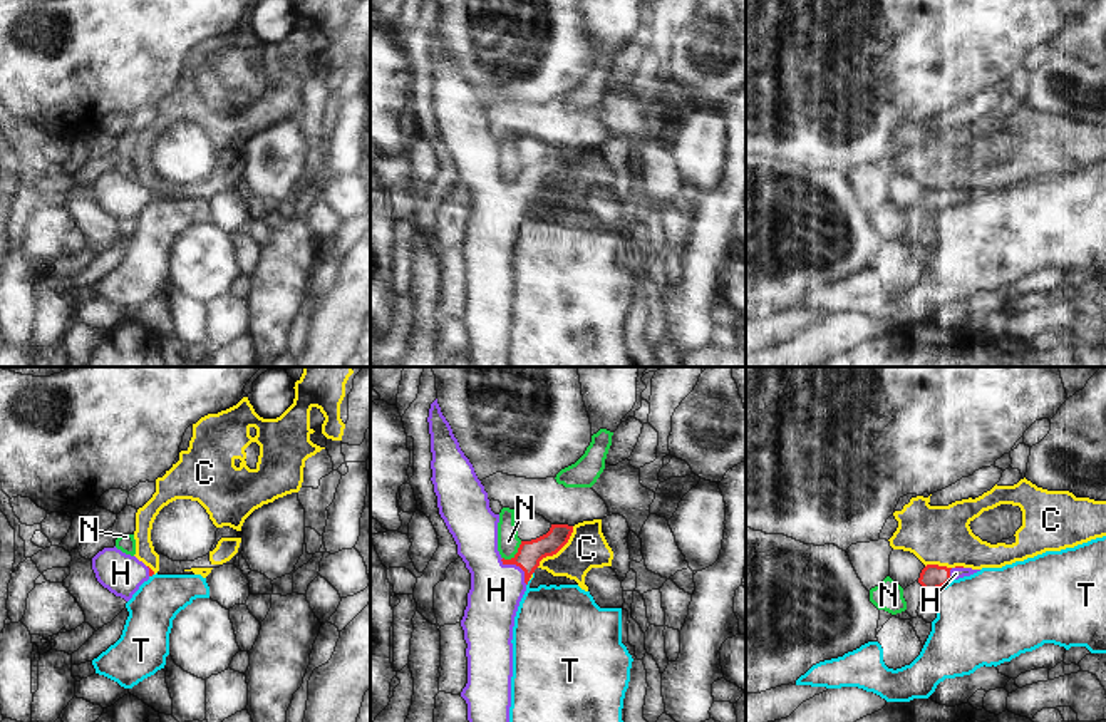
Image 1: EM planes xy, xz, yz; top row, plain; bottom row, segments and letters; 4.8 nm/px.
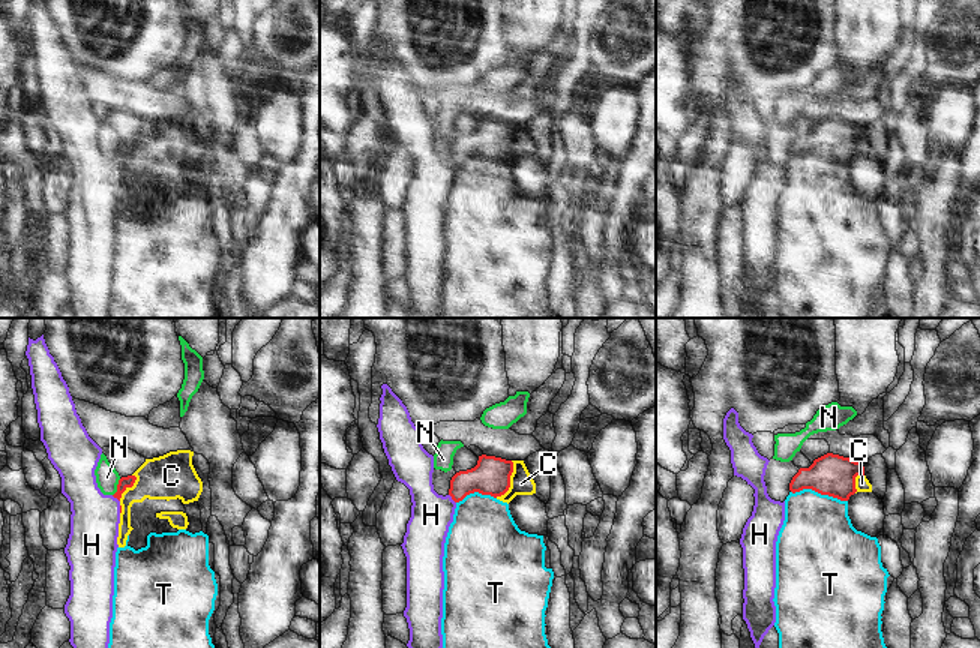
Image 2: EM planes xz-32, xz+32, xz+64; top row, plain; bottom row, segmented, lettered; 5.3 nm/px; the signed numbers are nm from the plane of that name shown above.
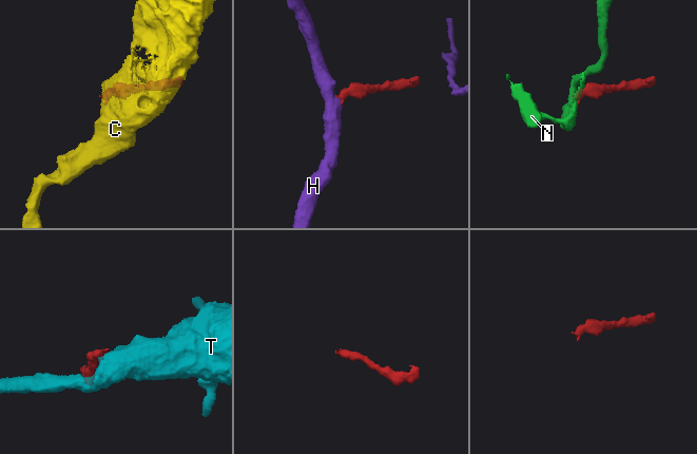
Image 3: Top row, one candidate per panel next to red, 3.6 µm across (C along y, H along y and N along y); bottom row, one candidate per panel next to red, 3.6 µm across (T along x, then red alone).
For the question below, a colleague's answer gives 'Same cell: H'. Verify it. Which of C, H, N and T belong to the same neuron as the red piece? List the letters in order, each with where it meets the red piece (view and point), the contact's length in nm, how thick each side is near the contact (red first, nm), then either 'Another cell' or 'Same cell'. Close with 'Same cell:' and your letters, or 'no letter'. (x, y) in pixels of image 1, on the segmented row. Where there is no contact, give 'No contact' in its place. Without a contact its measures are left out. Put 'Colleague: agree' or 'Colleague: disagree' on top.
Colleague: agree
C: Touches red at xz (558, 550). Shared border 260 nm. Thickness 120 nm (red) against 200 nm. Another cell
H: Touches red at xz (518, 565). Shared border 180 nm. Thickness 120 nm (red) against 260 nm. Same cell
N: Touches red at xz (516, 553). Shared border 130 nm. Thickness 120 nm (red) against 110 nm. Another cell
T: Touches red at yz (942, 585). Shared border 110 nm. Thickness 120 nm (red) against 440 nm. Another cell
Same cell: H.

